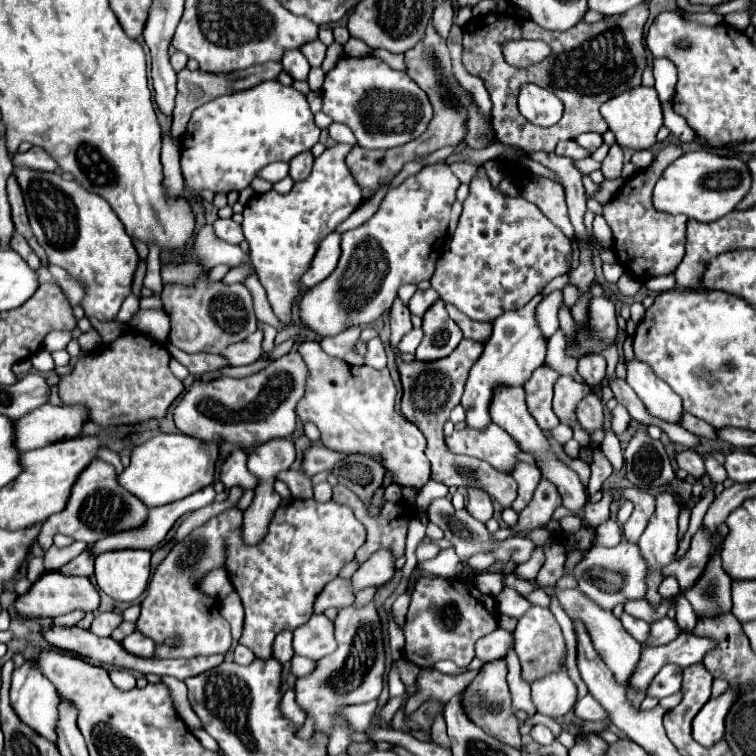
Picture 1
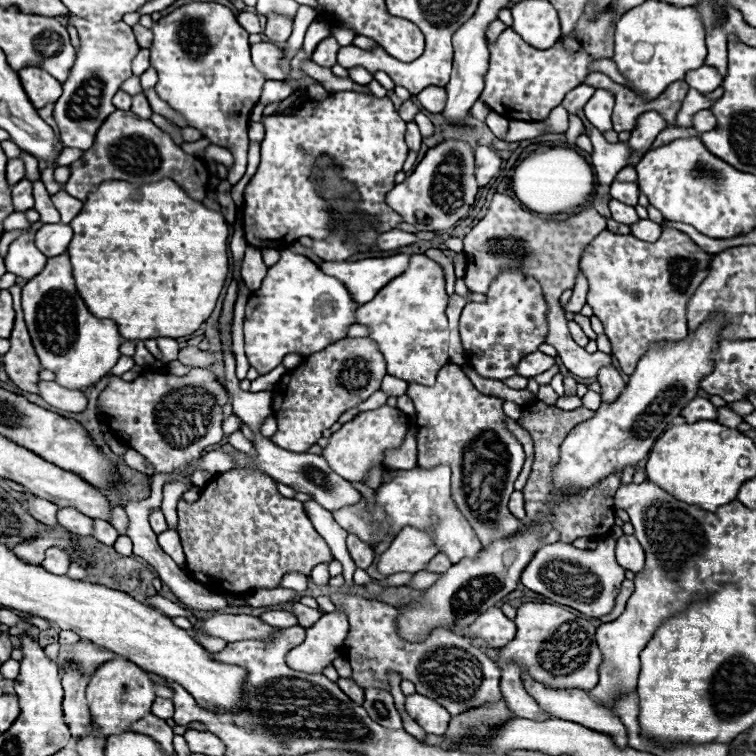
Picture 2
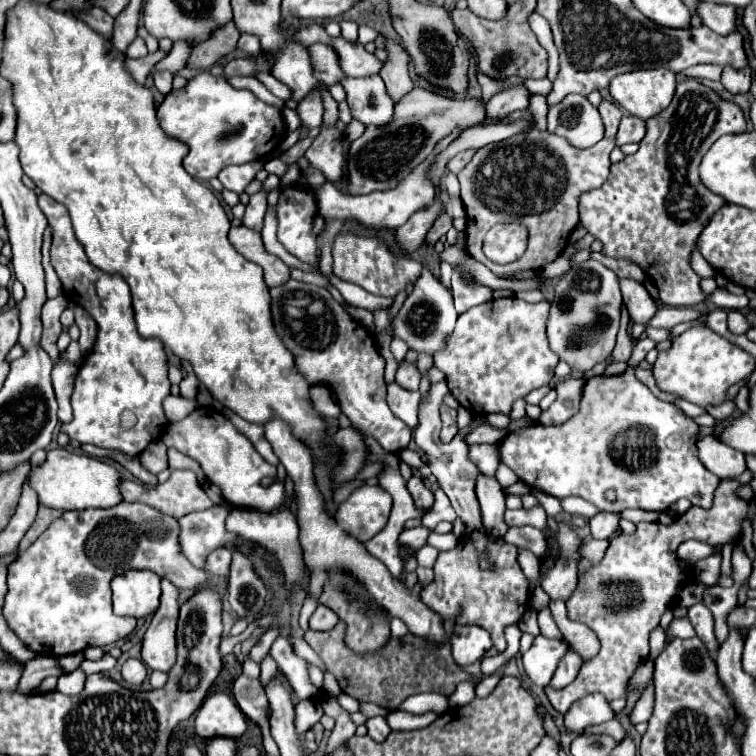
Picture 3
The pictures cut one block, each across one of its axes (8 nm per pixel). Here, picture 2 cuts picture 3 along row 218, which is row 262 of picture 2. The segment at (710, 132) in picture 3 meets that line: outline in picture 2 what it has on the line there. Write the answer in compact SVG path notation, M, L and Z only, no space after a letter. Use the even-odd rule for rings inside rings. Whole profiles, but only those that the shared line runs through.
M608 230L600 232L592 244L584 250L584 256L580 258L580 270L590 282L588 300L586 304L594 310L594 316L602 320L606 336L612 342L612 354L616 356L620 370L624 374L632 374L638 360L650 350L652 344L662 340L682 340L688 334L686 328L686 302L696 292L696 286L708 276L710 268L710 254L704 254L686 234L680 234L678 230L662 230L662 236L658 242L642 242L634 236L618 236Z

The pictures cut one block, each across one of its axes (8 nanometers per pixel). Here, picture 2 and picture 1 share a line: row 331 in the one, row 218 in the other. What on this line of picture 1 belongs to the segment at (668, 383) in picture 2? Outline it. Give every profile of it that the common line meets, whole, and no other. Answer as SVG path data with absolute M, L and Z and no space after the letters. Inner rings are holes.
M694 150L676 158L660 176L654 188L656 210L668 214L684 214L698 222L714 222L730 214L748 194L752 176L748 166L736 156L724 156L714 150Z

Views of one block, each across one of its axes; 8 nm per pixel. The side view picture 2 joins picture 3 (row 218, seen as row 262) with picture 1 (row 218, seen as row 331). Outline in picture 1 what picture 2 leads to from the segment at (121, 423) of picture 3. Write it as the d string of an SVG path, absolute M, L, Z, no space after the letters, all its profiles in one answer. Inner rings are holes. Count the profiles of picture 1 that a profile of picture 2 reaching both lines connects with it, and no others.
M28 168L14 170L24 194L28 218L34 236L46 250L48 264L64 268L82 284L84 298L80 306L88 318L112 320L126 296L132 292L138 254L124 224L100 194L86 192L78 182L66 180L54 172L36 172Z

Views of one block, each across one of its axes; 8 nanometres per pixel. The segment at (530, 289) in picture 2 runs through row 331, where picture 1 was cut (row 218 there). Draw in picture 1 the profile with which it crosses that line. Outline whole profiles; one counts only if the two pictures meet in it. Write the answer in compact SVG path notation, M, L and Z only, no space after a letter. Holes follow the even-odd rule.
M478 166L478 172L470 182L470 194L464 200L464 210L458 220L458 228L450 242L450 250L440 256L436 272L430 282L444 302L454 304L472 320L492 322L500 314L516 310L526 302L530 302L550 280L566 274L570 270L570 262L572 262L572 240L564 236L542 214L542 210L536 204L524 200L522 196L510 198L496 192L490 186L484 166Z

